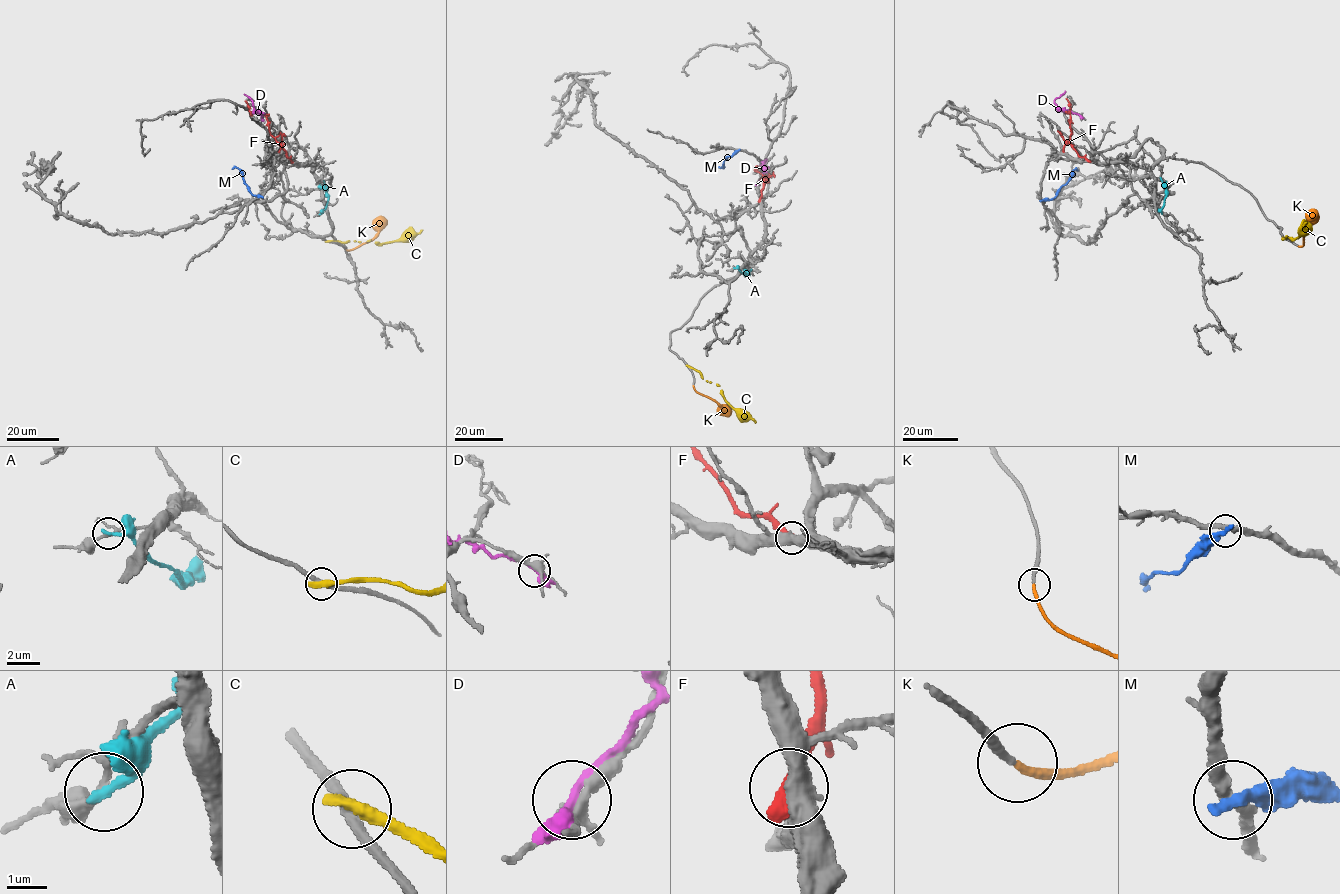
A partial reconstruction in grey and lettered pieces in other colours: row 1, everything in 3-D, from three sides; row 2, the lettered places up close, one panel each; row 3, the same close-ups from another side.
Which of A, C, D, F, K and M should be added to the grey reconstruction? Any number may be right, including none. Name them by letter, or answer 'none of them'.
K

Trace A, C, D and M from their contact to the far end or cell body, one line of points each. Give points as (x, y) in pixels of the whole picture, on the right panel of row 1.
A: (1162, 213), (1166, 192), (1160, 177)
C: (1283, 238), (1296, 239), (1306, 222)
D: (1080, 115), (1058, 109), (1054, 100), (1065, 91)
M: (1041, 200), (1053, 199), (1075, 168), (1078, 170)

